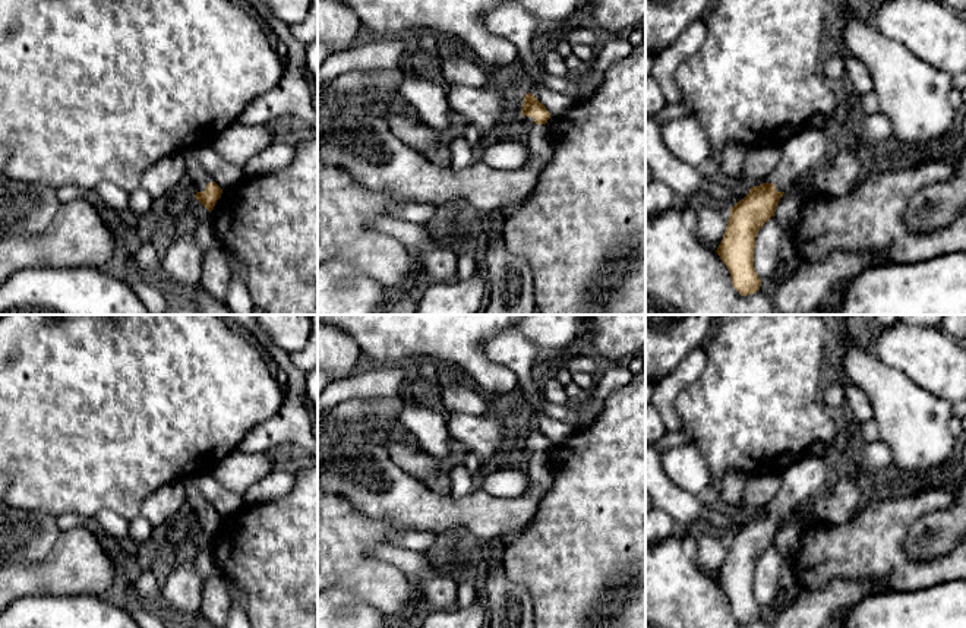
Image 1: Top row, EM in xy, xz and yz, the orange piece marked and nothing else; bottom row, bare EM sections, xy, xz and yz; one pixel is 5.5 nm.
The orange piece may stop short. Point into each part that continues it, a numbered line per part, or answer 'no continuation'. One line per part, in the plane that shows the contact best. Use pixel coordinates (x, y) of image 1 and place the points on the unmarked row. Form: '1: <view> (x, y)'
1: yz (807, 477)

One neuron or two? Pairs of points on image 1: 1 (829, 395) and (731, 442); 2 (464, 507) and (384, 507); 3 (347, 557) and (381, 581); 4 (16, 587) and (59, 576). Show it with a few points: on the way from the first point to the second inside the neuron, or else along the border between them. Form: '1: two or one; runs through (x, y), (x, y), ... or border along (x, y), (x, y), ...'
1: two; border along (824, 381), (821, 400), (837, 415)
2: one; runs through (444, 507), (404, 507)
3: one; runs through (356, 565), (372, 580)
4: one; runs through (27, 580), (49, 577)

